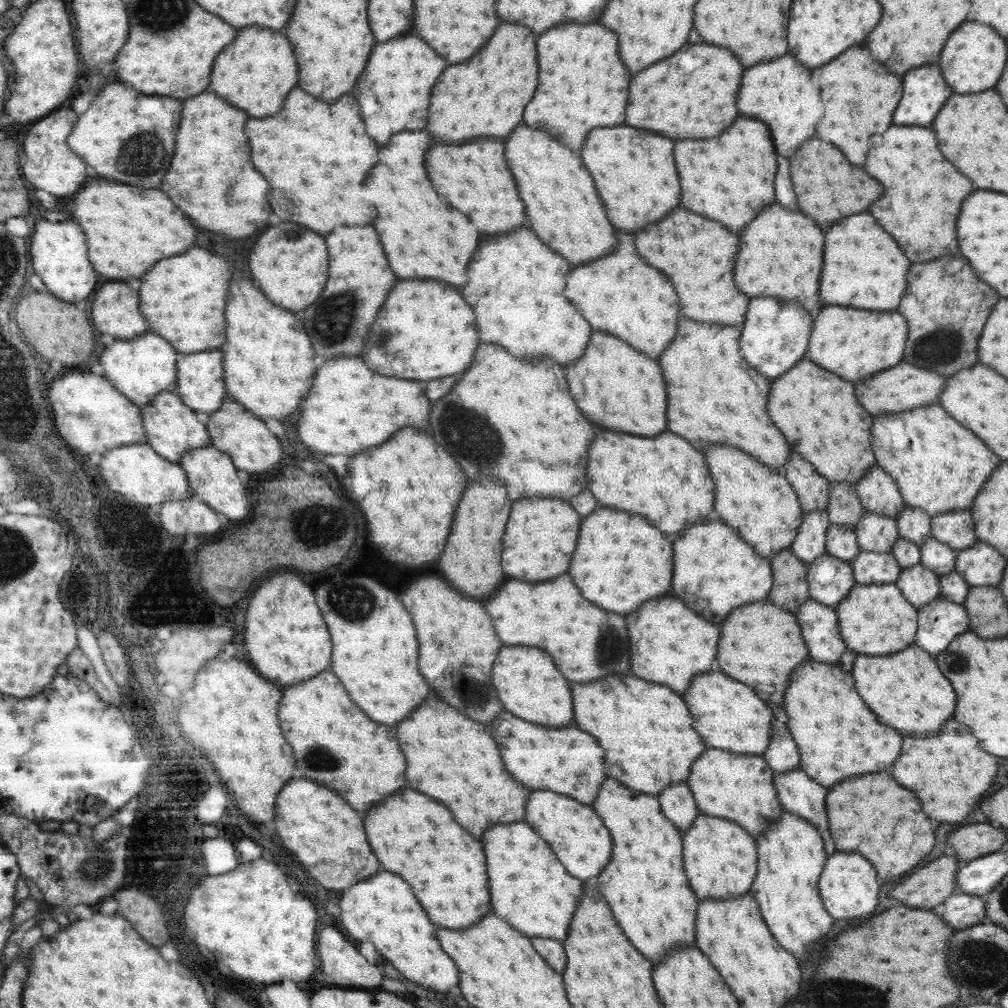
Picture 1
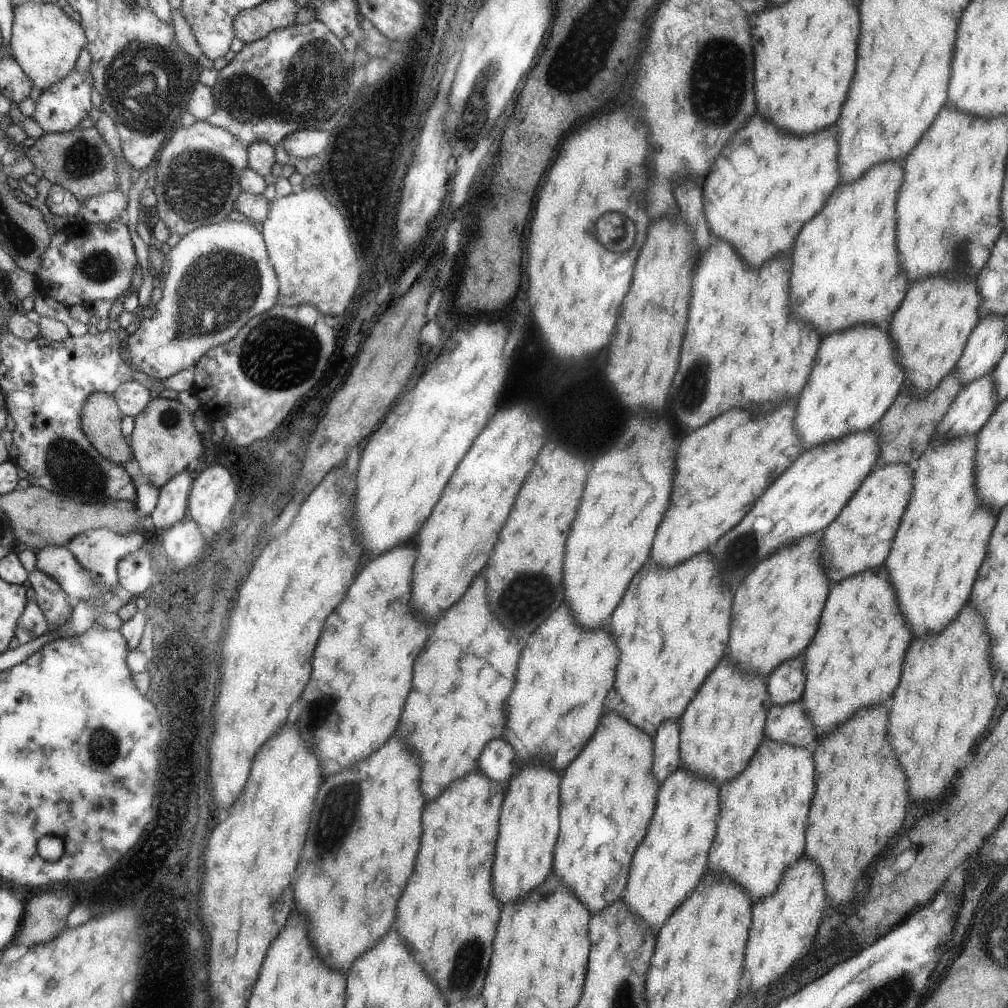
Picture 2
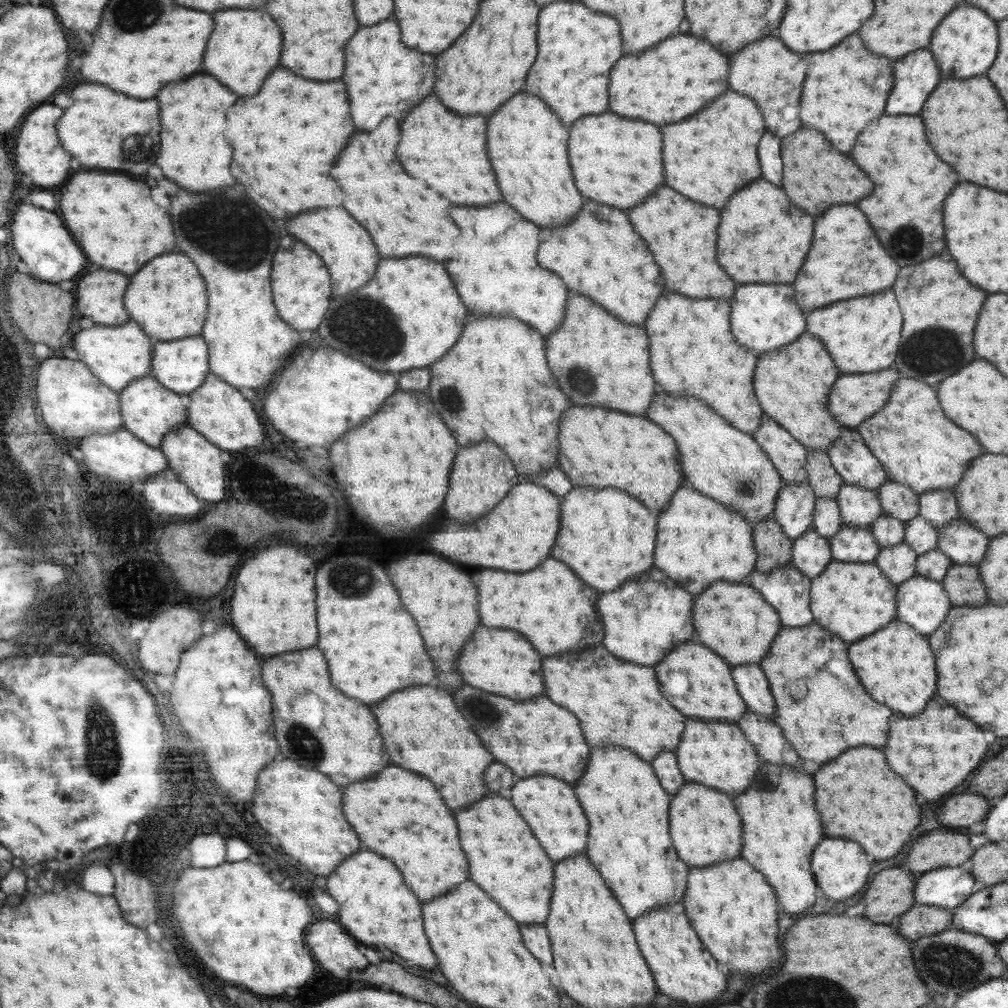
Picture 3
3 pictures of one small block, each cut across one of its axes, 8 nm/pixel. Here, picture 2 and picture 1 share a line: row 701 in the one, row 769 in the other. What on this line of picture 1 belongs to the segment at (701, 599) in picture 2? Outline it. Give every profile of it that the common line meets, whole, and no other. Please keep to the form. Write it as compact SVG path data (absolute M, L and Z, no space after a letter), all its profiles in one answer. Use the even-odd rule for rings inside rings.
M605 676L603 680L595 680L591 684L571 684L571 692L575 692L573 722L577 722L579 728L587 728L587 732L591 732L591 736L607 748L607 776L623 780L627 788L659 794L671 784L685 782L693 760L706 750L701 736L691 728L693 718L689 716L685 702L665 686L647 684L633 676Z

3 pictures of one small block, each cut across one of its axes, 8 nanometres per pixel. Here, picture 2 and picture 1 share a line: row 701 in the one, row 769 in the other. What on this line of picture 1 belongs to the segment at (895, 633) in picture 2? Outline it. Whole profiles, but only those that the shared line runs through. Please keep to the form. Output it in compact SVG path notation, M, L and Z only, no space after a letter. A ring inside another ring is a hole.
M807 660L803 666L795 668L791 684L787 686L787 700L781 708L787 708L787 728L799 744L803 760L799 768L807 776L815 776L817 784L835 786L843 778L881 772L893 764L901 752L901 736L887 726L881 726L867 706L861 702L853 688L849 674L841 672L831 664L817 664Z

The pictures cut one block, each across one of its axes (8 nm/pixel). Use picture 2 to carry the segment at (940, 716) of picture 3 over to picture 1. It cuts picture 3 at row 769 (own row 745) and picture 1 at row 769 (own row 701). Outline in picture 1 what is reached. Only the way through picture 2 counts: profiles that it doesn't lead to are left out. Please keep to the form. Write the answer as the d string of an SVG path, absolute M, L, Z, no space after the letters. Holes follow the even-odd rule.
M947 720L943 732L933 738L903 738L903 756L891 766L891 776L911 788L919 800L923 800L923 812L937 822L961 822L971 808L979 802L979 796L991 786L997 772L997 758L985 754L979 748L979 740L969 734L969 728Z

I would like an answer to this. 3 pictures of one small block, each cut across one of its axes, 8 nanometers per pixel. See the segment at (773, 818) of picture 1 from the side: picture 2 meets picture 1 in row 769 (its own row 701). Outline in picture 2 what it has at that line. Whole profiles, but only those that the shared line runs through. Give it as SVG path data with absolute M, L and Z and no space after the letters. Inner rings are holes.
M719 664L719 668L715 668L715 672L711 672L711 676L703 682L703 688L699 688L699 696L691 700L691 708L687 708L687 712L683 712L683 716L679 718L680 756L683 768L687 768L687 772L695 772L695 776L699 778L715 780L720 786L733 776L741 774L757 744L762 742L766 716L772 704L765 677L739 672L733 665Z

